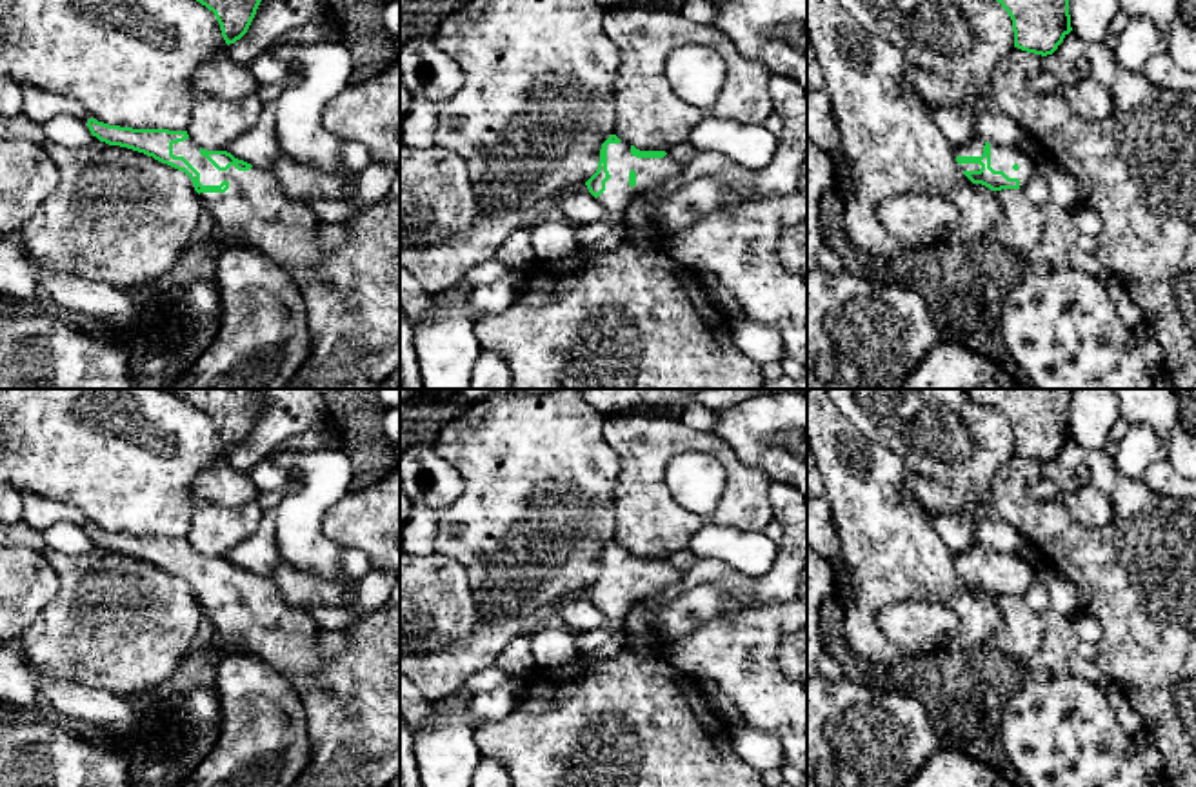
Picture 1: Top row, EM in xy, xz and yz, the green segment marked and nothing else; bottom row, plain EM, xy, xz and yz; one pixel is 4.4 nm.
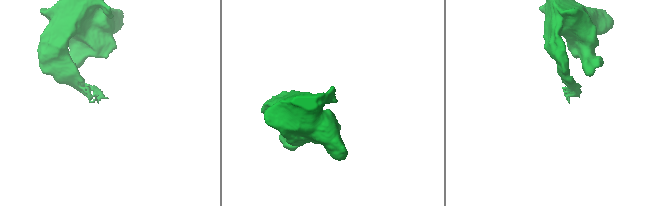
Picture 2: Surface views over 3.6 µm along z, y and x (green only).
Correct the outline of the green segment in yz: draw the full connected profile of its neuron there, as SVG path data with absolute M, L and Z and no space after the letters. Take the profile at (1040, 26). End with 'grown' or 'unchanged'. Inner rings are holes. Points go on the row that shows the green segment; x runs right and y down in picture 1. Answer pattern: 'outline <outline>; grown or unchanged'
outline M996 0L1009 13L1014 31L1014 47L1052 55L1072 31L1069 0Z; unchanged

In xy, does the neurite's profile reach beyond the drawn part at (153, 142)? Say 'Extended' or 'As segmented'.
Extended

